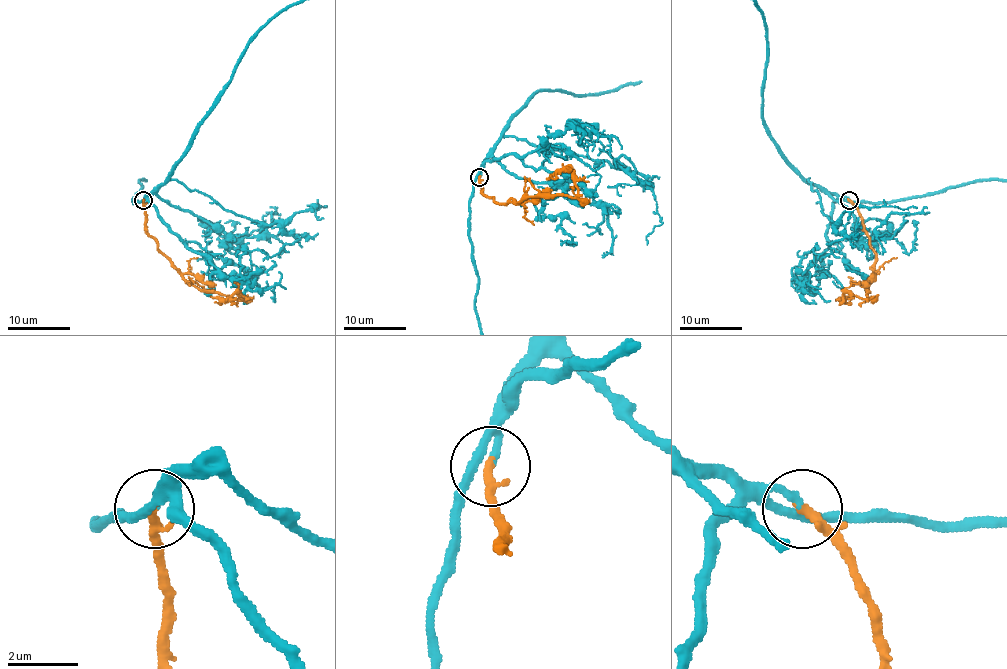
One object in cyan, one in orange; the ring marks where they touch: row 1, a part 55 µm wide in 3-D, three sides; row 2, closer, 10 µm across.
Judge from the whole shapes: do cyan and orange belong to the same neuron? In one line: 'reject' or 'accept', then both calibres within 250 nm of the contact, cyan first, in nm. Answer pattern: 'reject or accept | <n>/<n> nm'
accept | 200/280 nm

